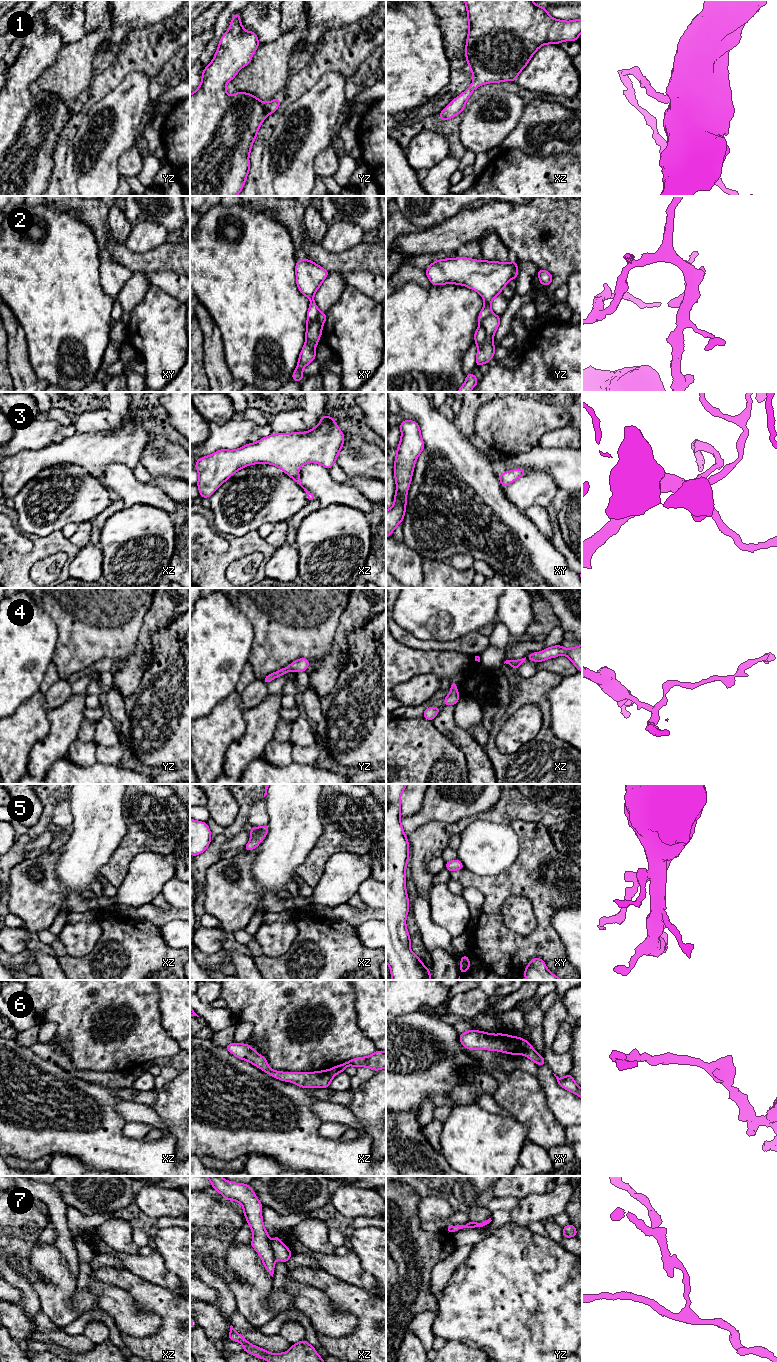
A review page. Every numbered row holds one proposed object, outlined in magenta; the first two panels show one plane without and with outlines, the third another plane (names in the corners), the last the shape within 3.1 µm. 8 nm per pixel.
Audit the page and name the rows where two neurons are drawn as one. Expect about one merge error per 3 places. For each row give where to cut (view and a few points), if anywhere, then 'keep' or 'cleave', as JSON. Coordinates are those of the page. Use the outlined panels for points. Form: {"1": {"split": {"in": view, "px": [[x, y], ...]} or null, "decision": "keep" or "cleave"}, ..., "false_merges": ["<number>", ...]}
{"1": {"split": null, "decision": "keep"}, "2": {"split": {"in": "yz", "px": [[491, 311], [483, 321], [485, 340], [478, 347]]}, "decision": "cleave"}, "3": {"split": null, "decision": "keep"}, "4": {"split": null, "decision": "keep"}, "5": {"split": null, "decision": "keep"}, "6": {"split": null, "decision": "keep"}, "7": {"split": {"in": "xz", "px": [[272, 1244], [275, 1257]]}, "decision": "cleave"}, "false_merges": ["2", "7"]}

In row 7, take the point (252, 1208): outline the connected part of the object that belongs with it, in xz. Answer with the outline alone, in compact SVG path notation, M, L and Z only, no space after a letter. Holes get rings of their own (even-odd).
M205 1176L217 1192L225 1199L237 1201L243 1206L243 1214L253 1233L250 1245L261 1257L267 1272L273 1277L275 1267L274 1246L270 1241L262 1218L262 1203L249 1184L234 1183L223 1179L221 1176Z

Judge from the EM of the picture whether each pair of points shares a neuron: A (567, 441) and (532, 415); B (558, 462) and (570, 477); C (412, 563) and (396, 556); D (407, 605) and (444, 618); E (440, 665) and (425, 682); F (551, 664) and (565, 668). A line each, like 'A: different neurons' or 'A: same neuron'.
A: different neurons
B: same neuron
C: same neuron
D: same neuron
E: different neurons
F: same neuron

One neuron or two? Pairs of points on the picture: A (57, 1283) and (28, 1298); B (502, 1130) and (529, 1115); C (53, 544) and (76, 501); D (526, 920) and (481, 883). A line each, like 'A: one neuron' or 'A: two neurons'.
A: two neurons
B: two neurons
C: two neurons
D: two neurons

